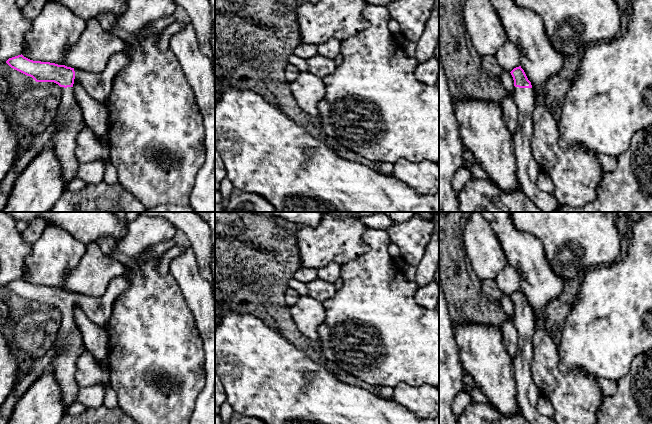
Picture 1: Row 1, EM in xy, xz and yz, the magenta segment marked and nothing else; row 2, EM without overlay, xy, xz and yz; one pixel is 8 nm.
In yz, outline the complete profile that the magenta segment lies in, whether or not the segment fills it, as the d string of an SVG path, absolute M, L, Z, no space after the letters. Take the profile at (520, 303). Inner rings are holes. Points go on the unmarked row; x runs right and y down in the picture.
M521 290L514 292L510 297L515 310L512 320L517 328L518 349L512 362L520 414L530 424L557 424L554 419L541 415L537 410L540 394L531 376L534 313Z

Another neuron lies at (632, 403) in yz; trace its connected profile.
M652 349L634 358L630 370L617 380L617 385L616 393L604 398L594 424L652 424Z

